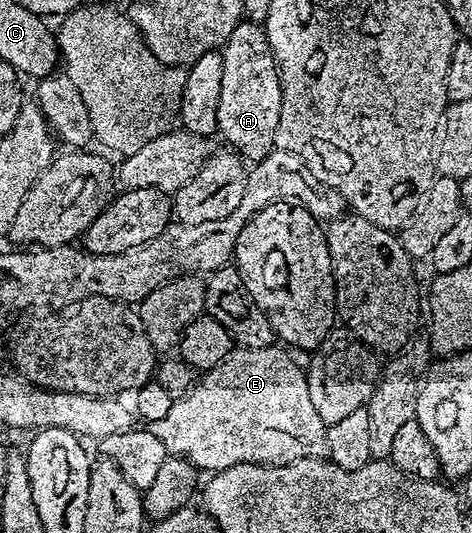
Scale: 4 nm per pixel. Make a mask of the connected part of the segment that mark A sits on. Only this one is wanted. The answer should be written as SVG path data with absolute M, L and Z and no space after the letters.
M249 19L239 21L229 41L221 50L221 54L224 63L224 79L220 82L220 111L216 111L218 133L231 145L227 146L237 156L250 163L263 161L275 152L276 126L280 124L282 114L282 84L274 53L270 50L270 44L266 42L265 28Z

